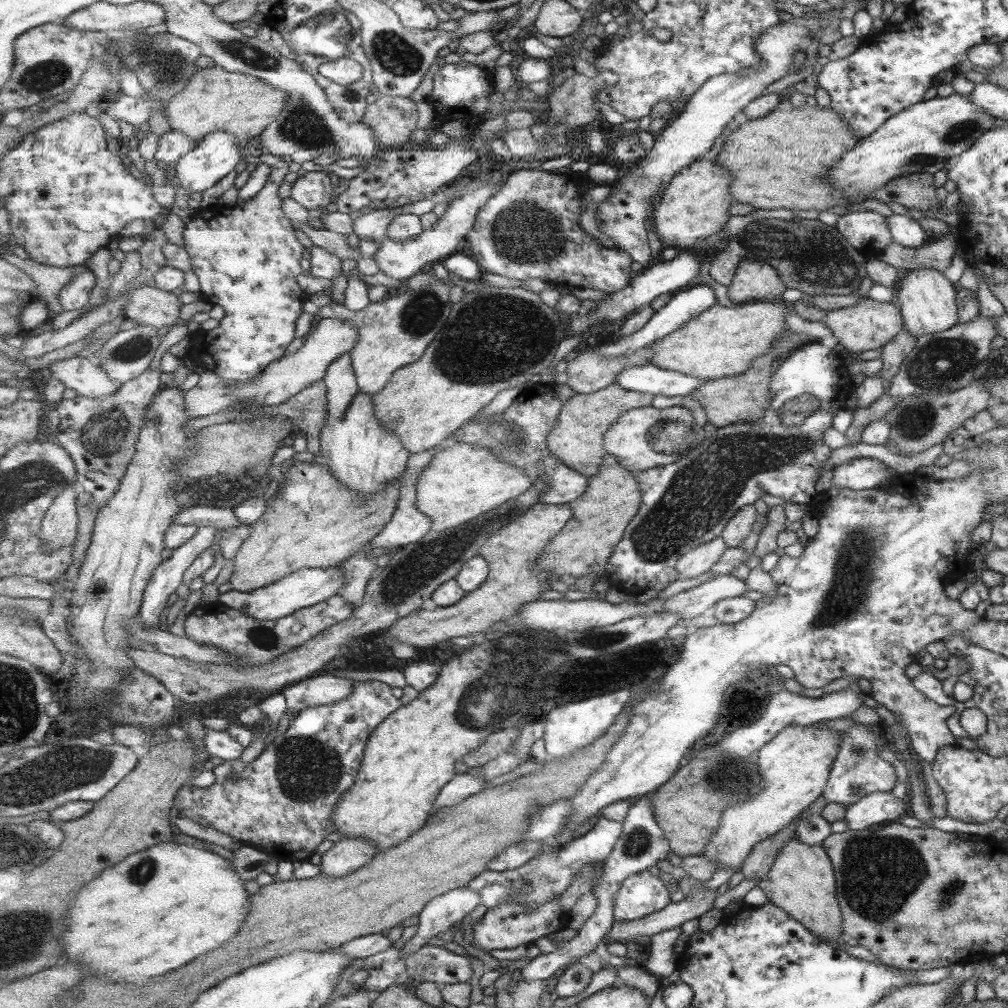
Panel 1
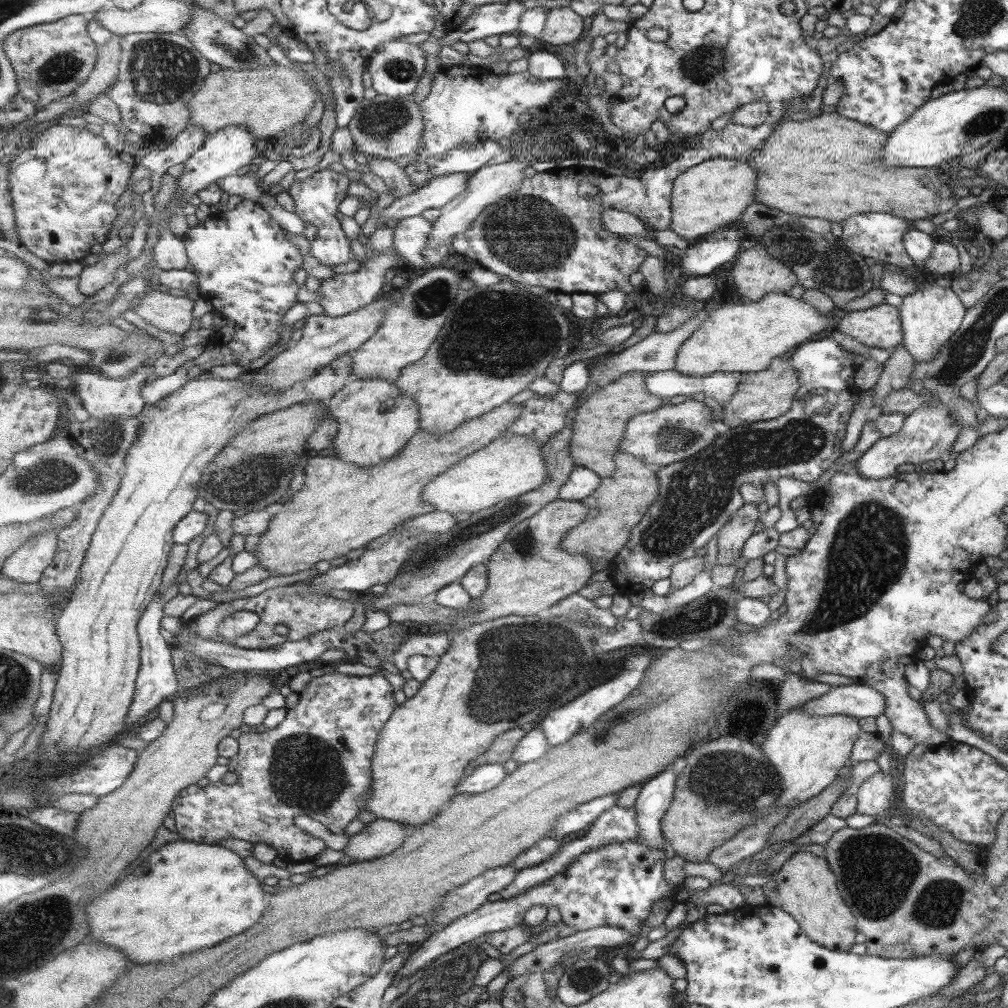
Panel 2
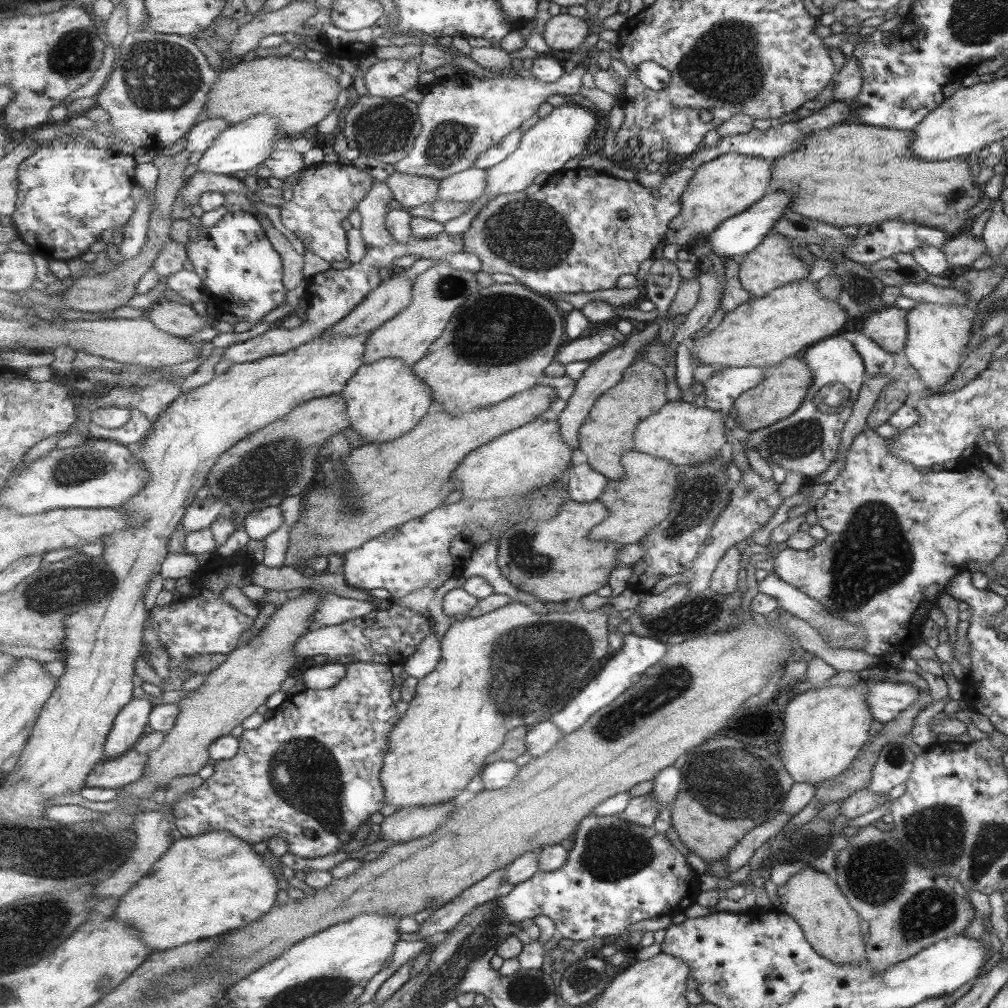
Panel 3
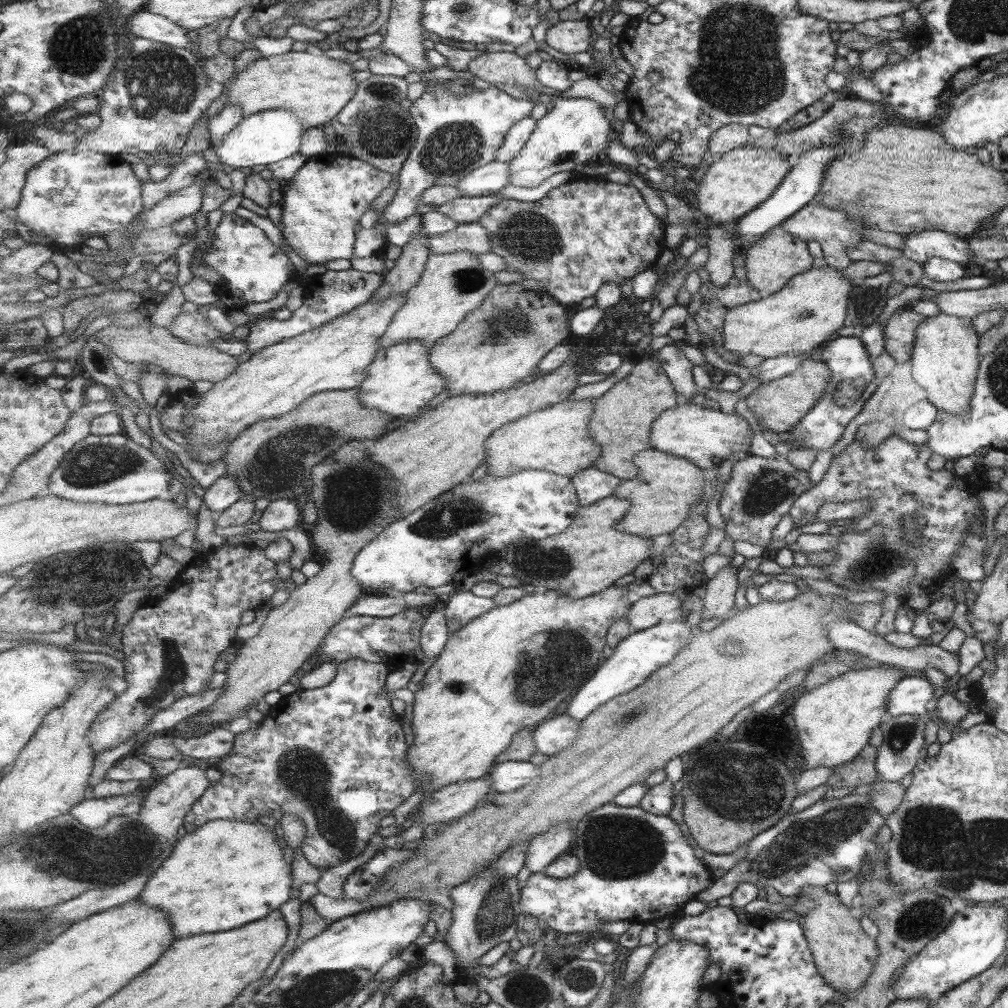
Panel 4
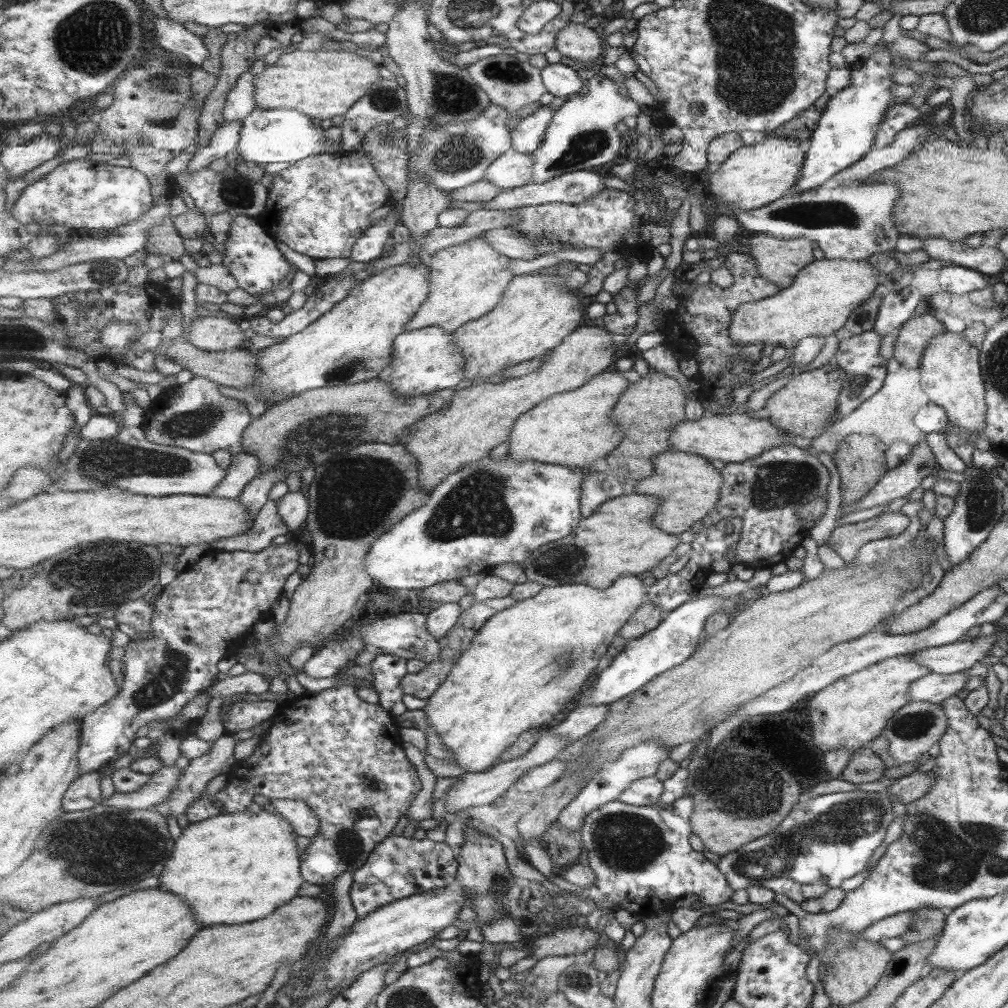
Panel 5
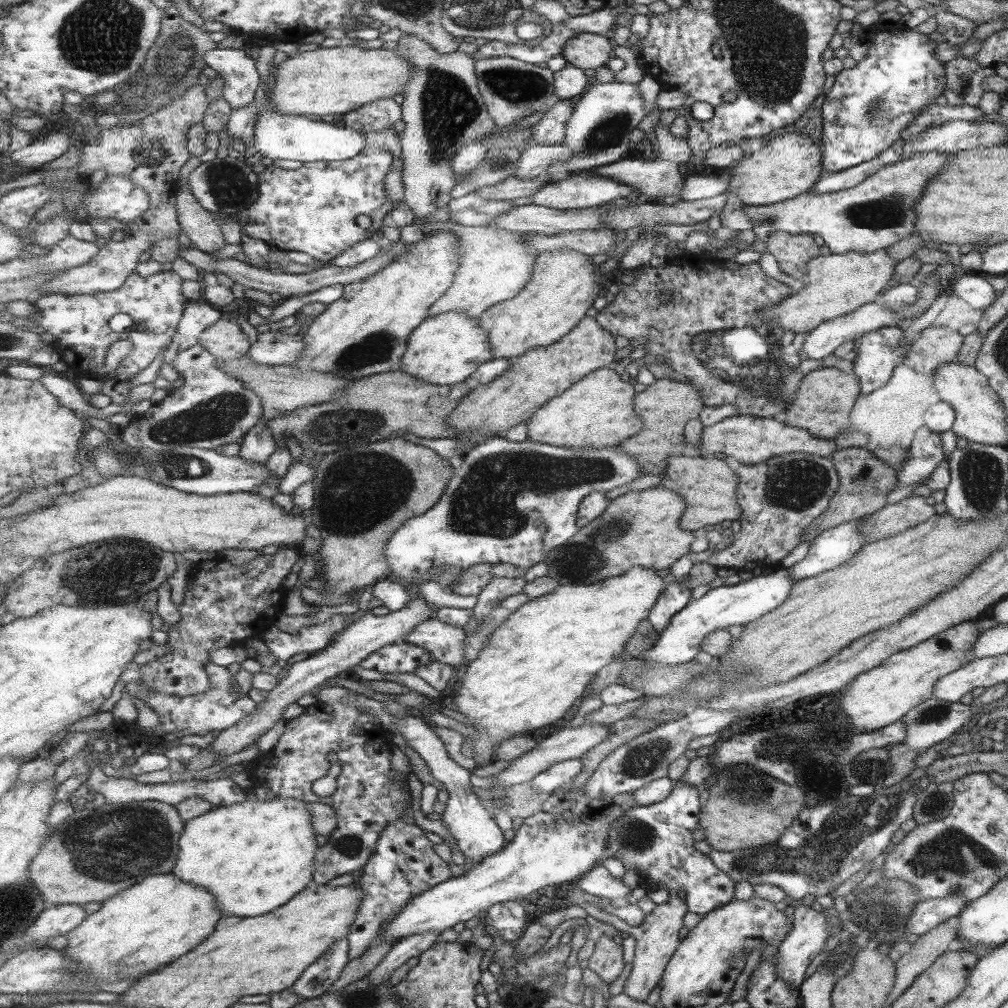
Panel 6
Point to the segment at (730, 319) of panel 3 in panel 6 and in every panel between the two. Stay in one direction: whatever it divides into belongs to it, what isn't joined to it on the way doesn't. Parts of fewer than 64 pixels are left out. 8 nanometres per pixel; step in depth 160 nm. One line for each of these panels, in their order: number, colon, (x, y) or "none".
4: (807, 311)
5: (823, 294)
6: (835, 285)

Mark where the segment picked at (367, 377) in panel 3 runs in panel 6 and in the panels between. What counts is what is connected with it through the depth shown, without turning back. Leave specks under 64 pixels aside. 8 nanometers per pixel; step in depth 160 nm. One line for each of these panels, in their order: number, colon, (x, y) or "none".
4: (402, 380)
5: (426, 360)
6: (448, 348)

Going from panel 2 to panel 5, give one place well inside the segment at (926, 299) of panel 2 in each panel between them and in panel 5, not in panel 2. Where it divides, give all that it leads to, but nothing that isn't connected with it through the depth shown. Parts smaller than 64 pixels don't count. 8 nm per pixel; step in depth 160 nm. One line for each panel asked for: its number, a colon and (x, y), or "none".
3: (937, 334)
4: (945, 358)
5: (950, 375)

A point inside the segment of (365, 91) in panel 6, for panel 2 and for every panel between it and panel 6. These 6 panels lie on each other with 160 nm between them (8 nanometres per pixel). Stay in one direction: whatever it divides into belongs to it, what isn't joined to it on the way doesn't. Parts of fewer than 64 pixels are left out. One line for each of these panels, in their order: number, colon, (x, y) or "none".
2: (269, 101)
3: (299, 93)
4: (316, 87)
5: (322, 83)

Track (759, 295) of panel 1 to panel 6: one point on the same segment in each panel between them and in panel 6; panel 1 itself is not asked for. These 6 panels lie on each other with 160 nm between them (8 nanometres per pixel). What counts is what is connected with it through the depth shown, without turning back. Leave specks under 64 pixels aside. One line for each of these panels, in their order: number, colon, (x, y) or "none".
2: (756, 273)
3: (772, 265)
4: (771, 262)
5: (779, 261)
6: (792, 253)

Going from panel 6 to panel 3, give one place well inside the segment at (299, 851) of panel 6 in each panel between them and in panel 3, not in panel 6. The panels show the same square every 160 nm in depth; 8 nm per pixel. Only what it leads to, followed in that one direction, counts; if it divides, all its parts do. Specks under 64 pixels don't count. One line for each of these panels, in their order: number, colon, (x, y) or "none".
3: (211, 883)
4: (227, 873)
5: (238, 867)

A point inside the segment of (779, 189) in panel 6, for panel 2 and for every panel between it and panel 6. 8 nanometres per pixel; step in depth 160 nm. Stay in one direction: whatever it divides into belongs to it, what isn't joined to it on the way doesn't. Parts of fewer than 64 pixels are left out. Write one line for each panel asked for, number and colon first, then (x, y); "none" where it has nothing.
2: (713, 195)
3: (731, 184)
4: (740, 181)
5: (757, 175)

